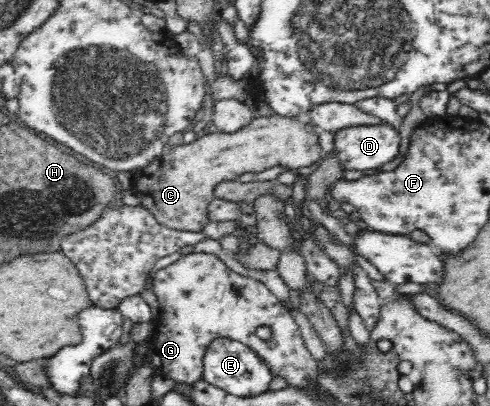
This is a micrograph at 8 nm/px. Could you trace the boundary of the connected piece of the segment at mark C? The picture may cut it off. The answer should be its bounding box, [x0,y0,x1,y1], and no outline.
[132,116,322,232]

